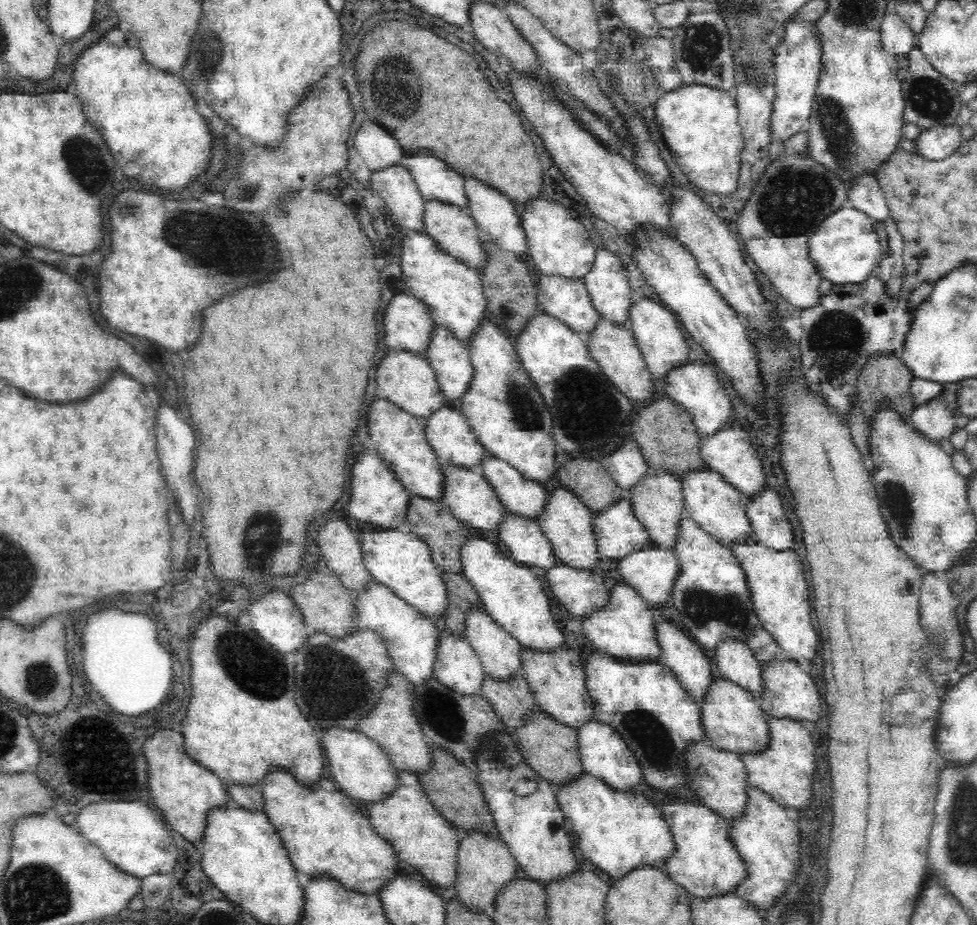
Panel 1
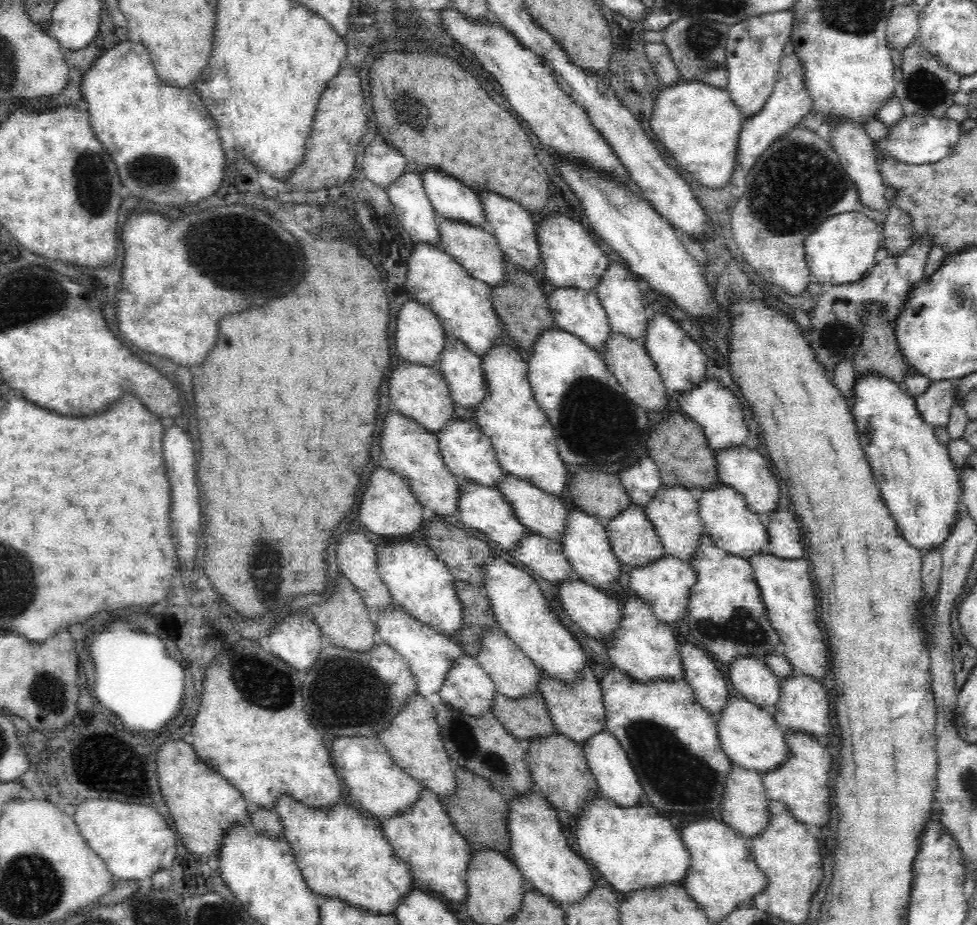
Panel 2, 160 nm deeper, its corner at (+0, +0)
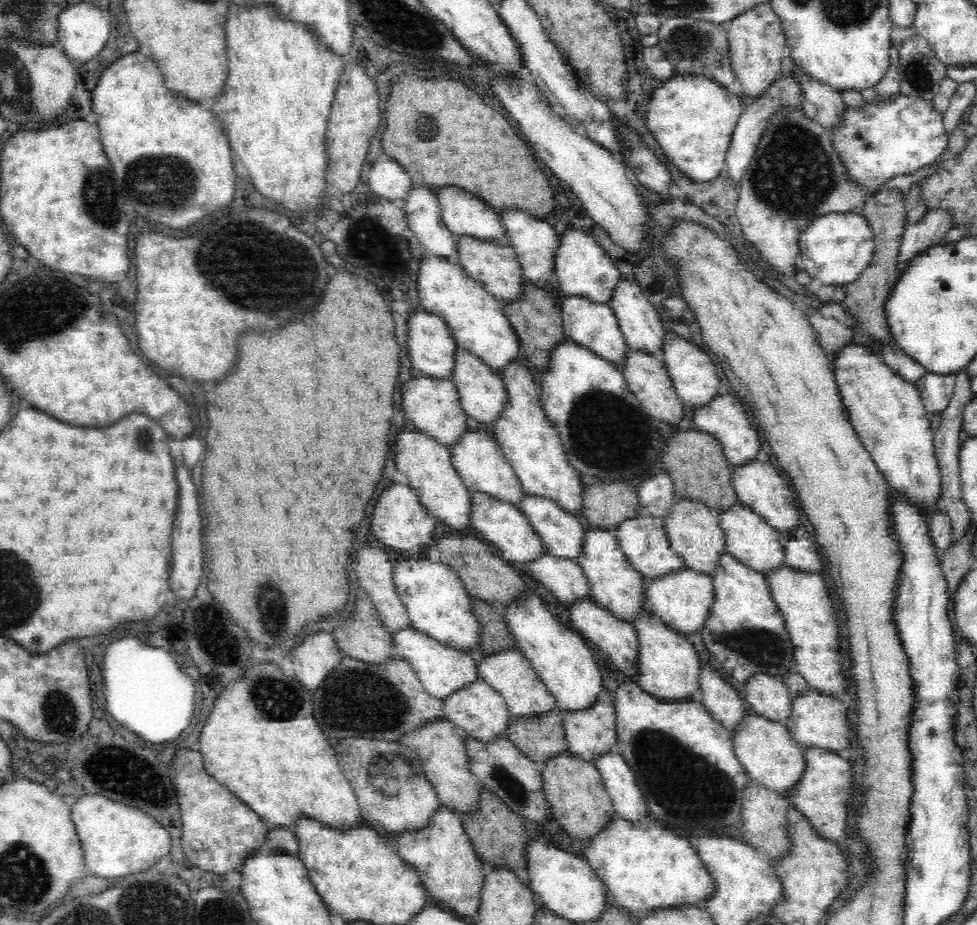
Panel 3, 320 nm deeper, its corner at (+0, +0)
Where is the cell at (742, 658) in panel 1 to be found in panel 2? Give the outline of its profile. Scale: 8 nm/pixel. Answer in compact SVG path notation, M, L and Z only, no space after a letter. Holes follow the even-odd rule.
M740 655L727 665L728 680L744 699L772 708L779 697L779 681L761 659Z

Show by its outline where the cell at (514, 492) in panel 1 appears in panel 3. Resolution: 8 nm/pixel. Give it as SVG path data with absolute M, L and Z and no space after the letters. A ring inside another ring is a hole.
M524 495L516 505L543 542L546 552L574 560L581 551L579 516L545 497Z

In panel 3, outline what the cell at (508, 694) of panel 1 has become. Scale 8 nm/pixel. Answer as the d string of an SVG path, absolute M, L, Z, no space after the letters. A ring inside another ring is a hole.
M555 711L538 716L520 717L511 714L504 734L520 752L540 764L567 748L562 717Z

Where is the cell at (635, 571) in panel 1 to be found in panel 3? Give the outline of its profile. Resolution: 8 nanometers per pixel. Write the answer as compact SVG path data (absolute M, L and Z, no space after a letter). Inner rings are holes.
M684 567L676 572L668 572L664 576L644 579L641 586L644 600L648 600L652 610L673 631L685 635L699 632L702 628L705 616L709 613L709 604L713 600L710 576Z

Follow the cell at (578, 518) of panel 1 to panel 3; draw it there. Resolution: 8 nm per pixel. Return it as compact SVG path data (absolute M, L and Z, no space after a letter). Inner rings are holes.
M592 526L583 530L583 541L579 555L574 558L586 576L588 592L596 602L606 610L614 613L626 621L633 622L633 618L642 611L644 598L643 578L634 570L627 558L620 552L619 544L612 531L602 527Z

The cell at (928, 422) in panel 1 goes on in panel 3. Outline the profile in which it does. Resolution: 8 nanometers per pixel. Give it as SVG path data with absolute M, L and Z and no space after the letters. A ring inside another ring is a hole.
M926 372L915 387L919 392L925 412L938 414L945 410L952 398L957 380L956 375L935 375Z

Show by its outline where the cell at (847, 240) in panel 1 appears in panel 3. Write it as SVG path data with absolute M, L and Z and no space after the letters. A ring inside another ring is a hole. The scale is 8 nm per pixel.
M852 211L847 213L830 213L822 218L816 218L810 228L806 228L806 232L802 232L799 236L800 270L806 270L813 280L819 280L826 286L842 287L854 282L860 273L868 268L874 254L873 232L870 223L862 214L856 214Z

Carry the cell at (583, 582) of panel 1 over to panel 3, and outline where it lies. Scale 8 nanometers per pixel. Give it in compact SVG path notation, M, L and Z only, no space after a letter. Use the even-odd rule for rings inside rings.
M591 595L579 597L578 600L571 602L568 607L568 620L584 636L593 648L598 648L610 656L610 660L624 673L633 680L633 666L637 657L637 638L632 622L617 617L614 613L606 610L599 605Z

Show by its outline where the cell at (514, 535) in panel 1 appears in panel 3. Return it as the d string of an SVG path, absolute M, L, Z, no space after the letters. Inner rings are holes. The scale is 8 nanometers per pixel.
M544 550L540 556L534 557L527 563L526 566L528 566L530 574L532 574L542 586L545 586L548 591L552 592L552 594L556 594L558 600L562 600L566 606L569 607L569 604L578 600L579 597L590 595L586 576L584 576L584 572L580 569L580 566L578 566L575 560L554 556Z

